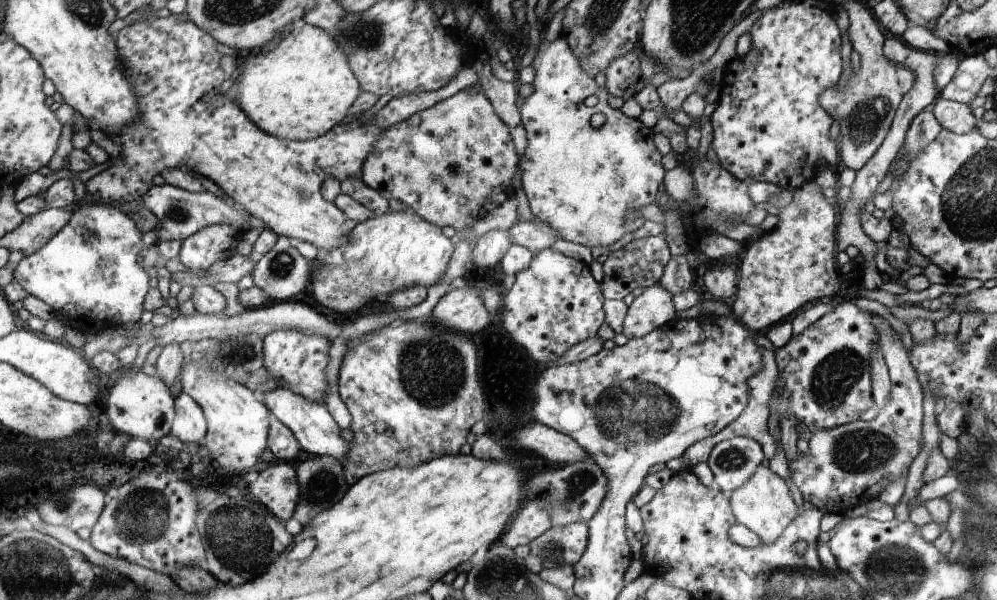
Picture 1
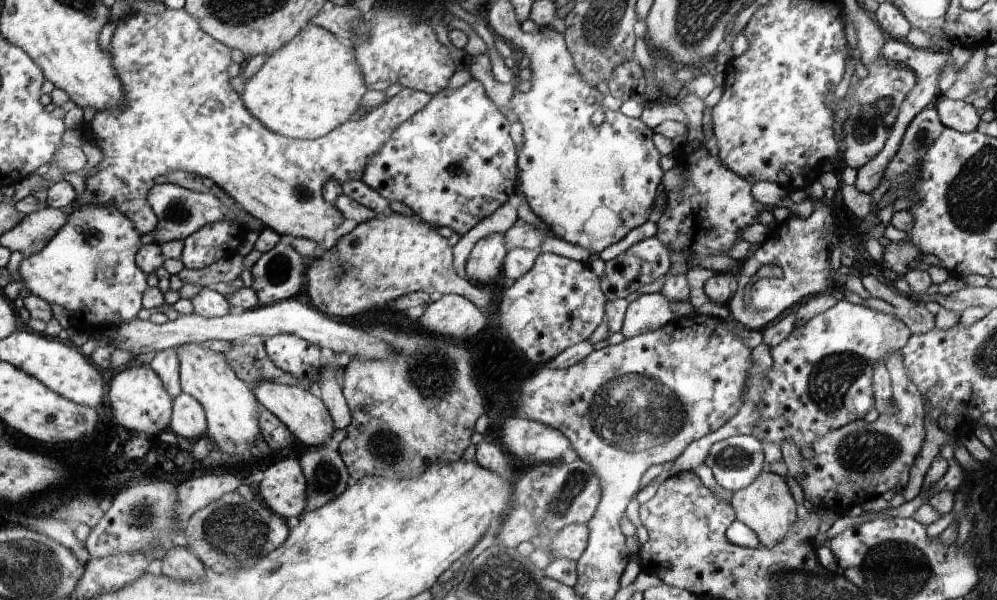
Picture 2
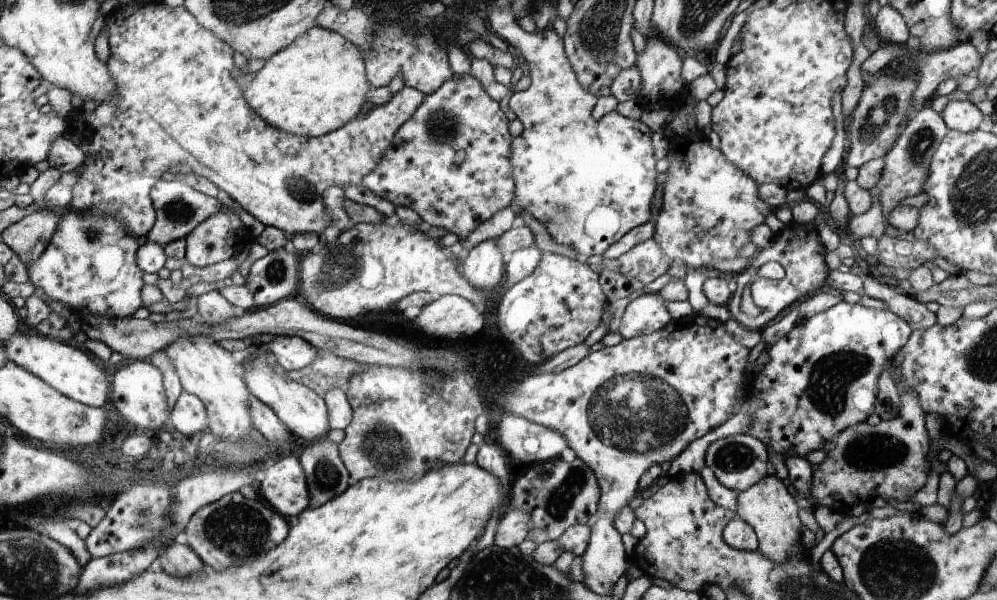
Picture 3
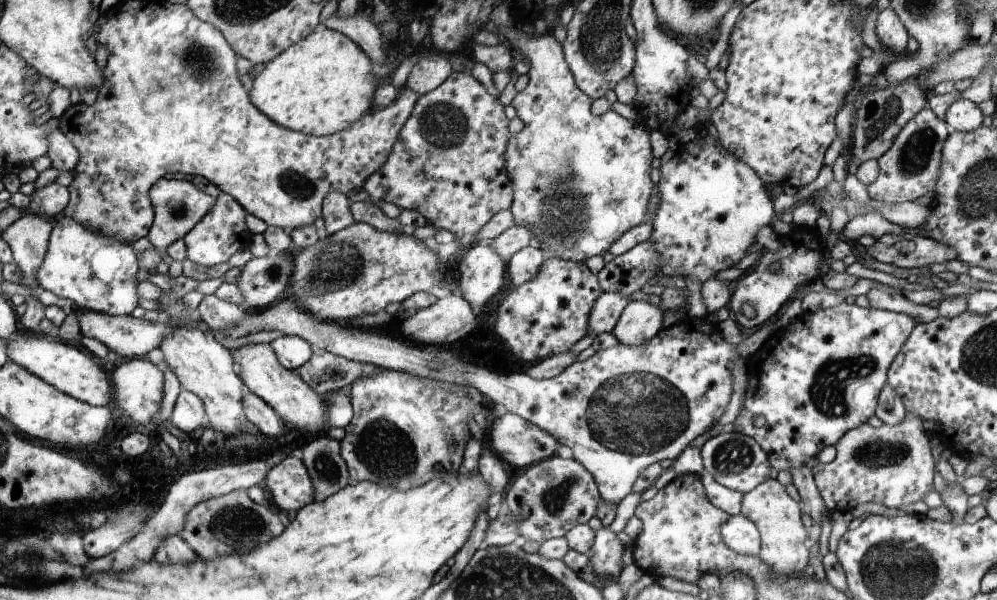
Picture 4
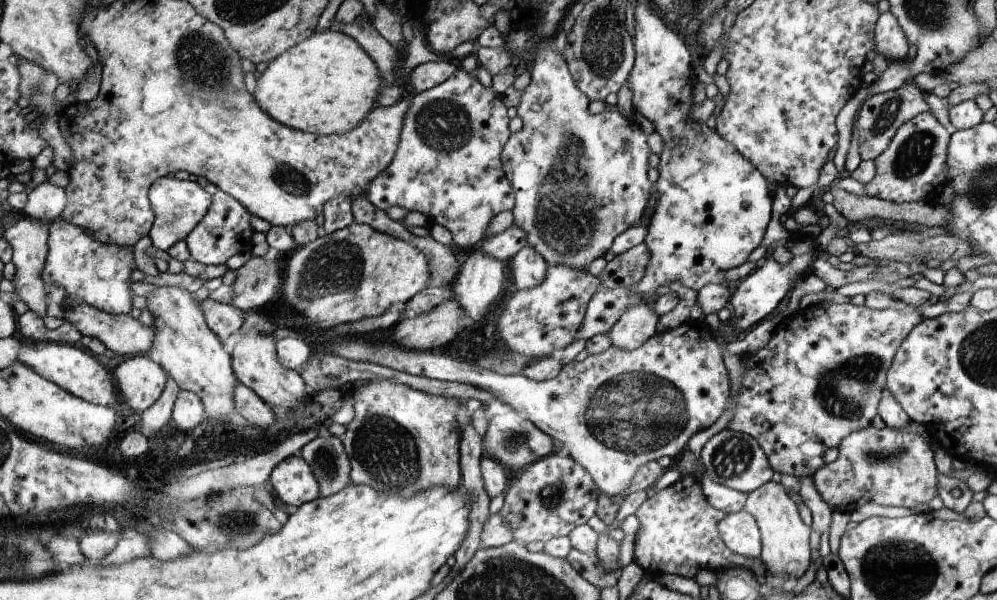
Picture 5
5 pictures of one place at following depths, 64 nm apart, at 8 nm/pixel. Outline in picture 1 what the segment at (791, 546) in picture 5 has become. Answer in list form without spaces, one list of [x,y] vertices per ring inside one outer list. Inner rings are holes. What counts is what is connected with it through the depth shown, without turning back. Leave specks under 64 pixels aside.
[[[759,464],[753,476],[749,476],[749,480],[743,486],[729,494],[729,502],[735,516],[735,524],[741,524],[759,534],[763,544],[777,542],[777,538],[781,538],[781,534],[785,532],[785,526],[789,526],[789,522],[793,522],[797,514],[797,506],[791,500],[785,482],[777,474],[773,474],[765,464]]]

